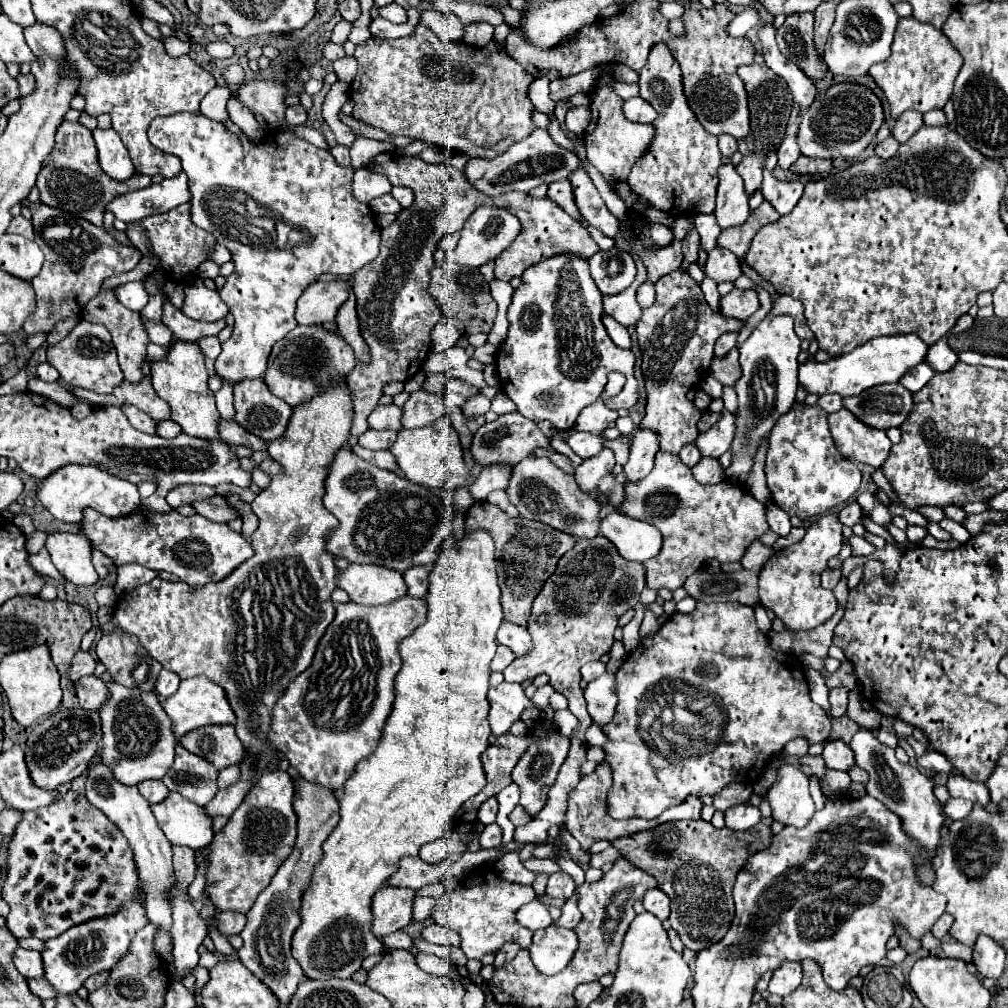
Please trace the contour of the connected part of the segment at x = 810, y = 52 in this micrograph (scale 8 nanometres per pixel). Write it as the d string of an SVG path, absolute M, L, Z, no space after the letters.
M801 12L787 16L785 24L777 30L777 44L781 52L799 64L807 76L813 76L813 80L821 80L827 72L825 64L821 62L819 54L813 46L813 14Z

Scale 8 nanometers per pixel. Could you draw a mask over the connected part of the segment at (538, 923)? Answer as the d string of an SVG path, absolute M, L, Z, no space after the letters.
M533 900L529 904L523 904L519 910L517 910L517 922L525 928L529 928L531 932L535 930L541 930L541 928L547 928L551 926L551 916L547 912L547 908L539 902L539 900Z

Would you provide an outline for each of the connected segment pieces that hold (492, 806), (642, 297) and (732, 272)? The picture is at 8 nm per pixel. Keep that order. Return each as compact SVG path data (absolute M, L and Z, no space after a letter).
M495 796L489 798L485 804L481 804L481 808L479 808L479 816L477 816L479 822L483 822L483 824L491 824L491 822L495 822L497 808L499 808L499 802L495 800Z
M643 282L643 284L637 288L637 302L639 302L643 308L649 308L651 304L655 304L655 284L653 284L653 282Z
M713 248L705 262L705 274L715 282L735 282L743 272L735 254L723 248Z

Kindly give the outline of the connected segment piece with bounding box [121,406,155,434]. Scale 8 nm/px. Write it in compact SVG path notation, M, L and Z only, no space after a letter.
M121 406L121 410L123 410L123 414L127 416L127 420L131 422L133 428L147 432L147 434L155 434L155 420L151 420L145 412L141 412L135 406Z

